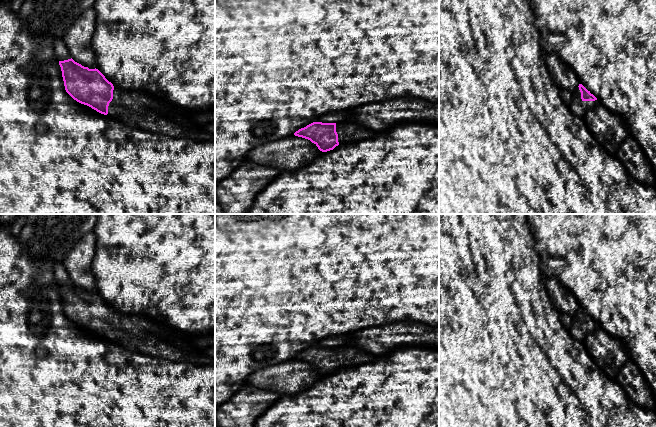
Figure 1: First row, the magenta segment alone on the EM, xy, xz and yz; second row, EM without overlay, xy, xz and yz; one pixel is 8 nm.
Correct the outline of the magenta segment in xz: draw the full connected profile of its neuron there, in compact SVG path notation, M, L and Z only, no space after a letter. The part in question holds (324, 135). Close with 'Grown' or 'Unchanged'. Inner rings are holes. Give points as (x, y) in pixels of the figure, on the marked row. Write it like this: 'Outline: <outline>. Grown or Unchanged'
Outline: M313 122L294 133L314 143L322 152L333 150L339 144L360 142L373 138L378 132L356 122L322 123Z. Grown

